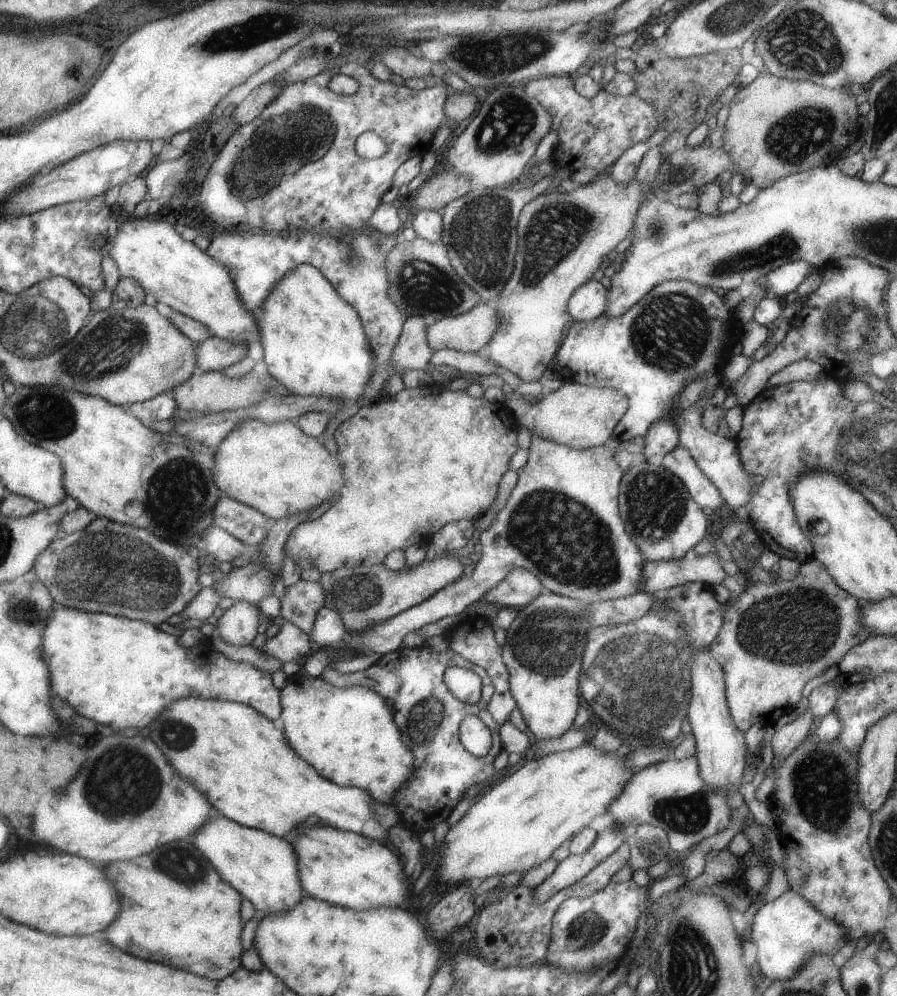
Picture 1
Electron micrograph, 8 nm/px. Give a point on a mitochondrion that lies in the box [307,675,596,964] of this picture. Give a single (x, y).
(423, 722)

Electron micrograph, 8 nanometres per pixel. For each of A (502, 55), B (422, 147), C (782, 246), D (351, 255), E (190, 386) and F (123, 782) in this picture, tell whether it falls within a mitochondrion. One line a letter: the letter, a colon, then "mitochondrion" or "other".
A: mitochondrion
B: other
C: mitochondrion
D: mitochondrion
E: other
F: mitochondrion

